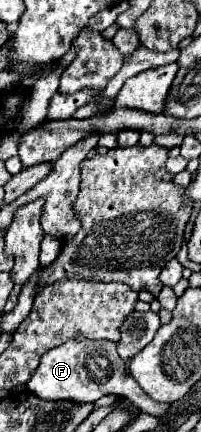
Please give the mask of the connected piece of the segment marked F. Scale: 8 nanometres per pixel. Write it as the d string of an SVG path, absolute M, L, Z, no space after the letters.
M73 338L65 344L49 350L41 356L39 366L31 374L31 380L27 382L27 388L43 398L43 400L73 400L73 402L95 402L107 394L117 394L119 398L131 400L141 412L147 412L151 416L165 416L169 410L167 404L149 400L141 386L131 378L125 376L125 362L117 354L117 344L111 340L89 340L89 338Z

